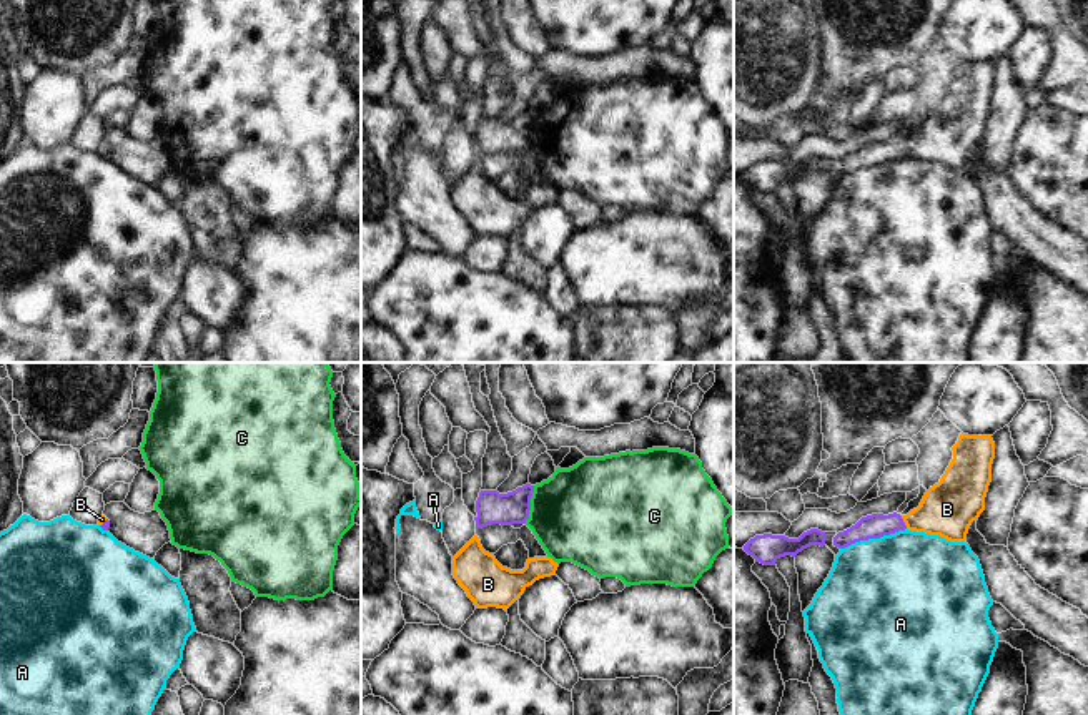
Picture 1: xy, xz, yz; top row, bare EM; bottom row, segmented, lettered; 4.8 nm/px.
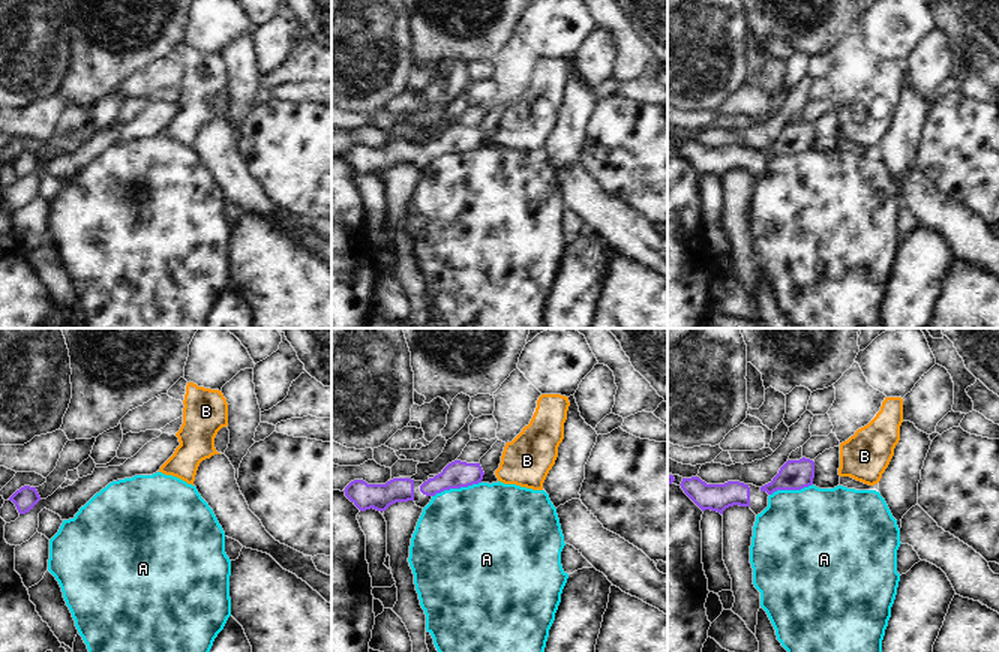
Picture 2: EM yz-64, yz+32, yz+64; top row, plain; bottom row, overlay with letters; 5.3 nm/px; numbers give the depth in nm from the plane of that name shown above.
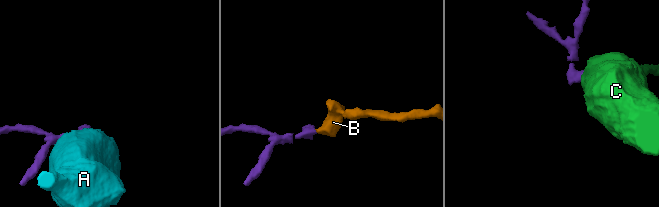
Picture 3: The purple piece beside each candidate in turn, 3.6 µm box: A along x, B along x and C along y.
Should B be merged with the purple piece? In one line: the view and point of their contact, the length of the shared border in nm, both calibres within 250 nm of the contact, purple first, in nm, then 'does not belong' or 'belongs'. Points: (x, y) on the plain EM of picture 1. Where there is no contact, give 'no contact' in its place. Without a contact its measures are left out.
yz (904, 150) | 70 nm | 120/260 nm | belongs

